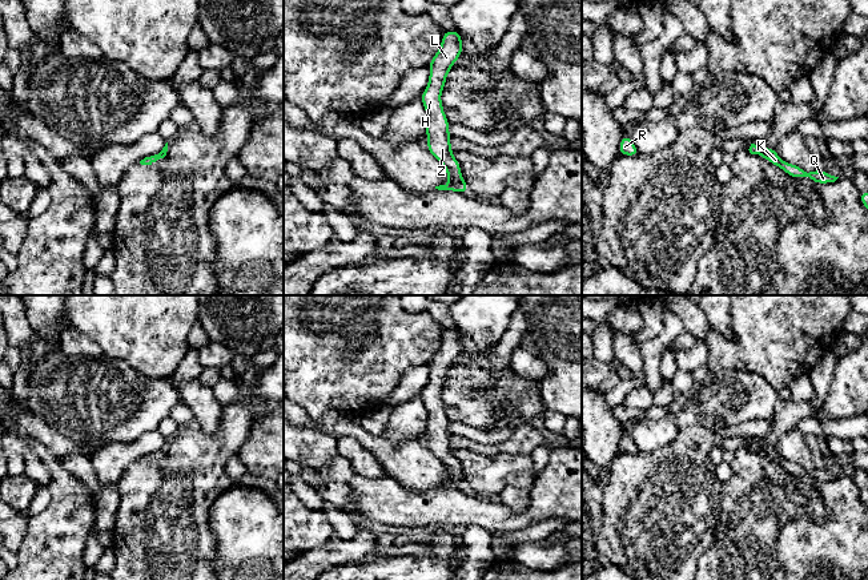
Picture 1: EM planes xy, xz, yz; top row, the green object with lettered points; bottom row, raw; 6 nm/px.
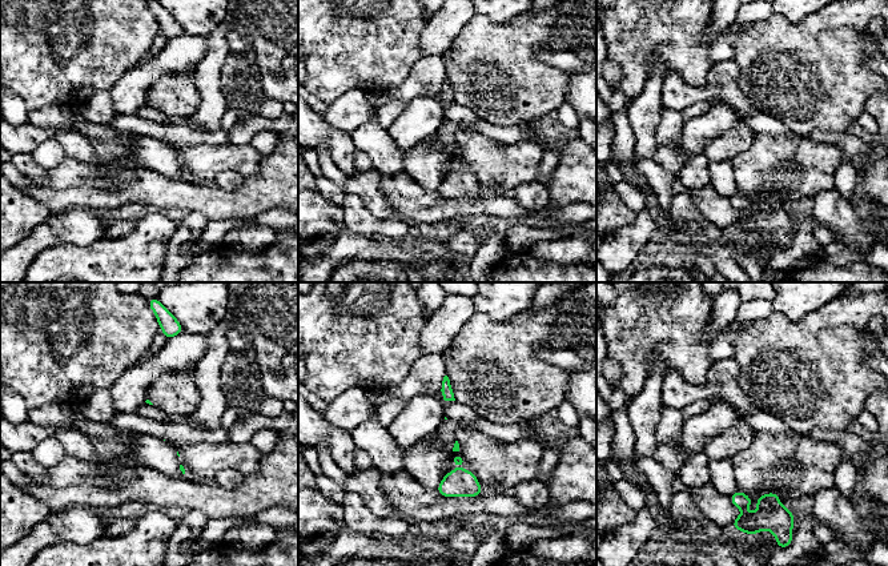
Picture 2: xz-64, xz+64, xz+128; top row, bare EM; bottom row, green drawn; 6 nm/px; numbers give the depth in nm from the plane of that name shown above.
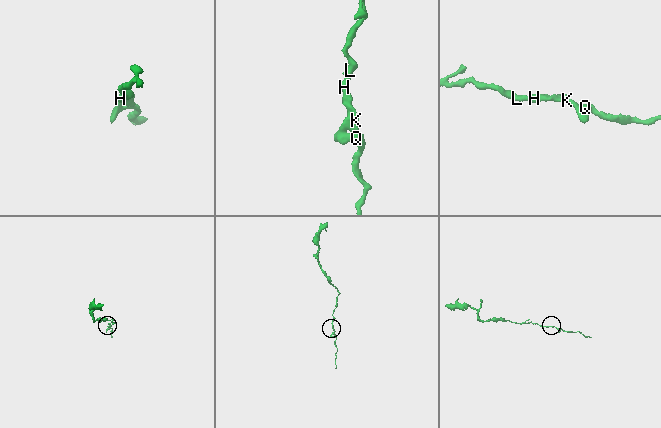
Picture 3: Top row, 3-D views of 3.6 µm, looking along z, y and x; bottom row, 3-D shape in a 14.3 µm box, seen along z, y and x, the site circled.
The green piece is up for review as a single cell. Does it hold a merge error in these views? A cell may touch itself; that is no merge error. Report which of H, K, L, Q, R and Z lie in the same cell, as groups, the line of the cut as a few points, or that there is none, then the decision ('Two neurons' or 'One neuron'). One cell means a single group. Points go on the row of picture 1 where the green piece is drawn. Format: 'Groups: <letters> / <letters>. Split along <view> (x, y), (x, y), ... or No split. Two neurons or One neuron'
Groups: H K L Q R Z. No split. One neuron

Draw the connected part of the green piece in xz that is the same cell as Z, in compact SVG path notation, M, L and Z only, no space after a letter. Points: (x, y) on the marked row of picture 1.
M458 31L443 32L442 45L427 65L430 68L430 78L421 100L427 114L426 136L429 137L429 145L426 149L443 165L450 177L447 184L435 186L435 189L467 193L469 188L462 178L461 165L453 157L450 148L451 136L449 134L450 122L443 113L441 102L441 92L446 84L447 72L463 51L461 40L462 36Z

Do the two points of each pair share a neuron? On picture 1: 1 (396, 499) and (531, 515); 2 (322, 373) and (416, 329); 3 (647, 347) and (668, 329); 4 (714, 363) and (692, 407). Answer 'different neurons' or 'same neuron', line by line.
1: same neuron
2: same neuron
3: same neuron
4: different neurons

